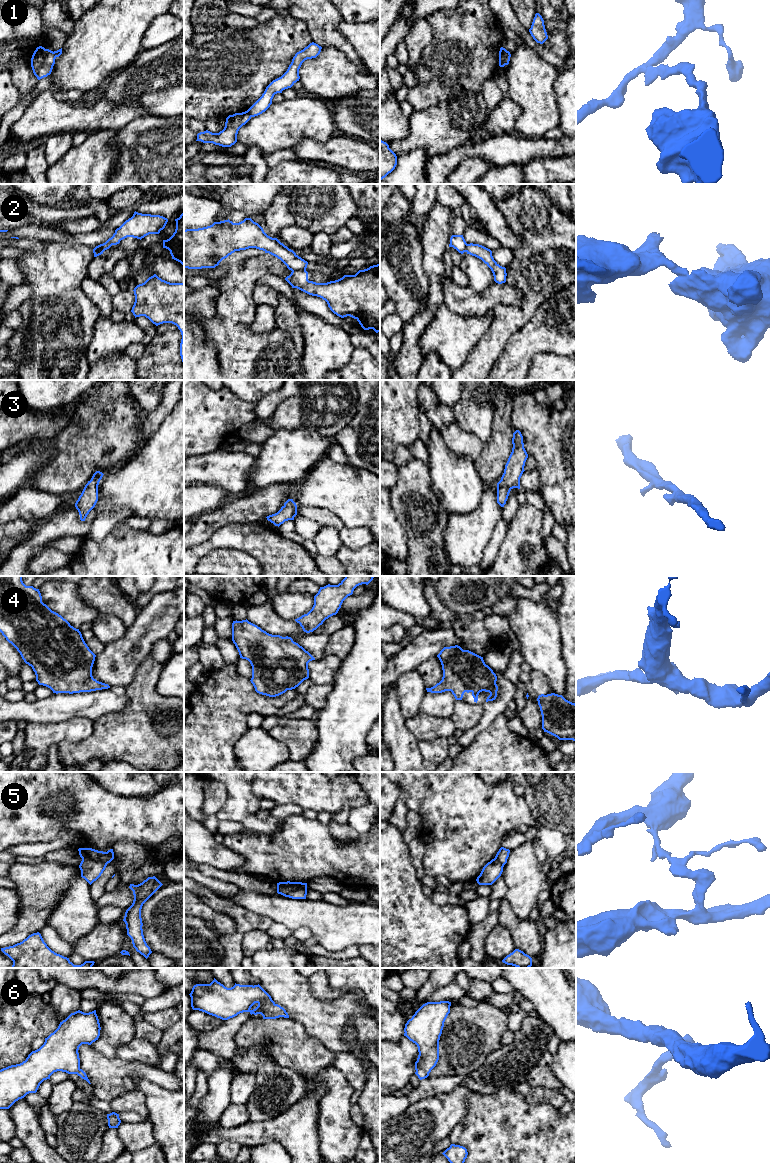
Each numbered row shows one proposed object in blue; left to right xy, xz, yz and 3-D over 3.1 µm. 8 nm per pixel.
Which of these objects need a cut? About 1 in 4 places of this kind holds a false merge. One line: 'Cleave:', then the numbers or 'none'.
Cleave: 1, 2, 5

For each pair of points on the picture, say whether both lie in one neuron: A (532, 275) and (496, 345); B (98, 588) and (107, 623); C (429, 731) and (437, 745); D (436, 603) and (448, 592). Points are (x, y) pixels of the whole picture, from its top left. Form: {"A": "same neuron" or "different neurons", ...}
{"A": "same neuron", "B": "different neurons", "C": "different neurons", "D": "different neurons"}

